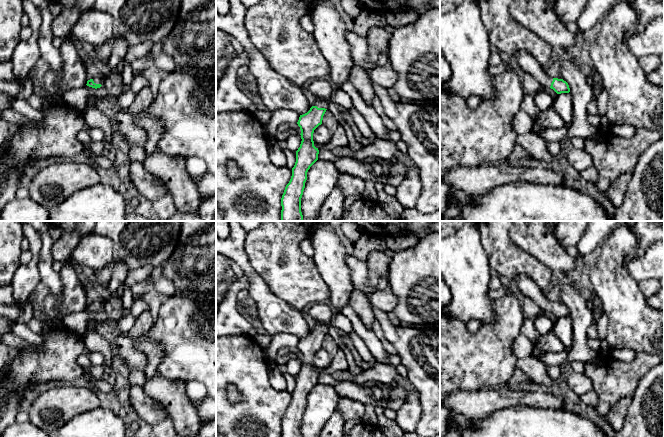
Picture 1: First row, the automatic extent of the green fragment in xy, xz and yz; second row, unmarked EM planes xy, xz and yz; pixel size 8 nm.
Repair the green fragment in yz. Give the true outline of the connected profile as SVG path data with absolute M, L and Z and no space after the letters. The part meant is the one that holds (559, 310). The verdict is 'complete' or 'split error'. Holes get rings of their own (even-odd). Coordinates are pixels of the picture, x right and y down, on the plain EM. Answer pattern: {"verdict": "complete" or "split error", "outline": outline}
{"verdict": "split error", "outline": "M516 275L513 281L523 295L534 301L544 313L551 312L557 318L570 316L569 309L566 305L558 302L551 302L545 296L544 290L527 275Z"}

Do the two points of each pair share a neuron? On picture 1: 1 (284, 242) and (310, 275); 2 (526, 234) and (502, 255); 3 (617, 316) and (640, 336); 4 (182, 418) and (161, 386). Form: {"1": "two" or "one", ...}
{"1": "one", "2": "two", "3": "one", "4": "one"}

